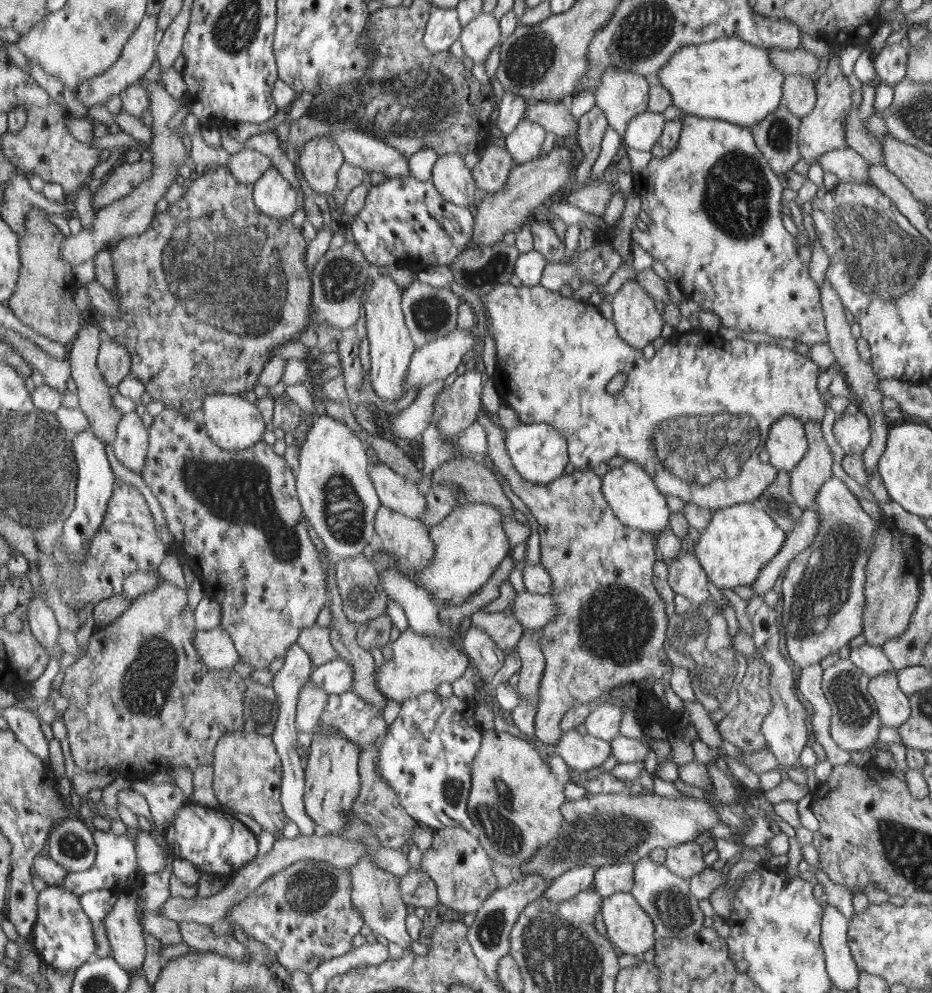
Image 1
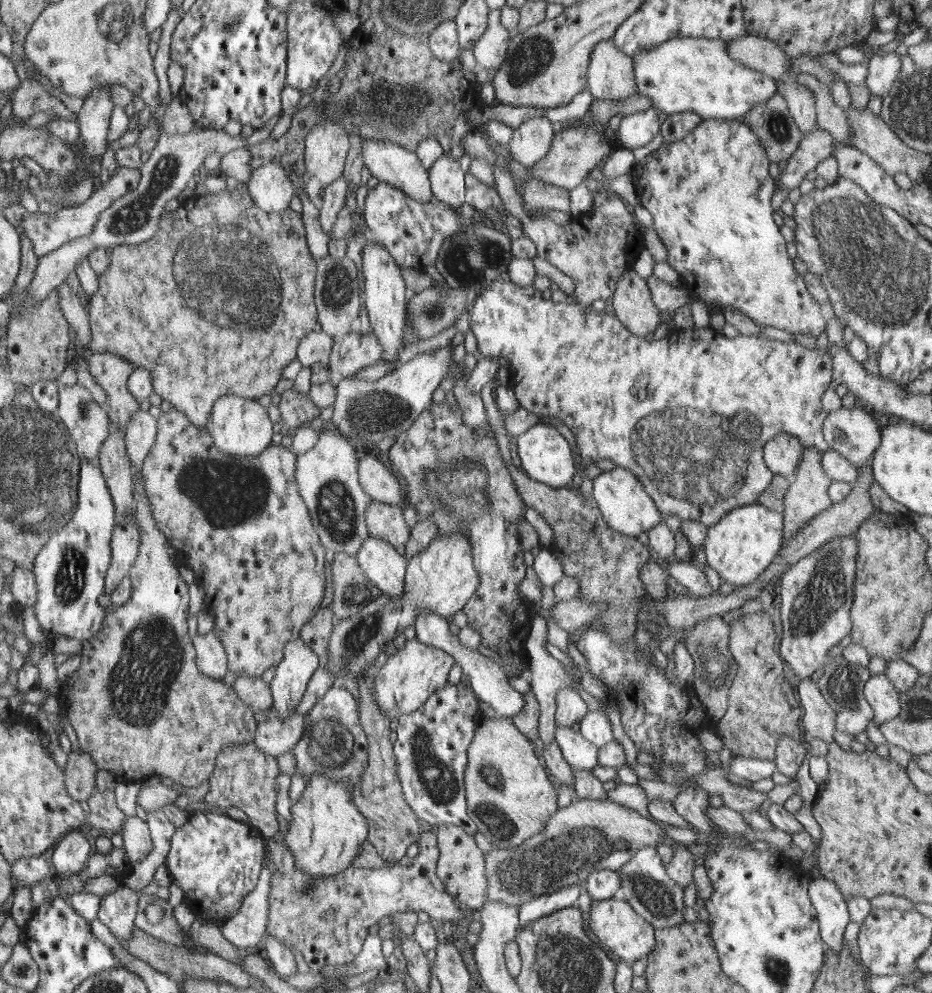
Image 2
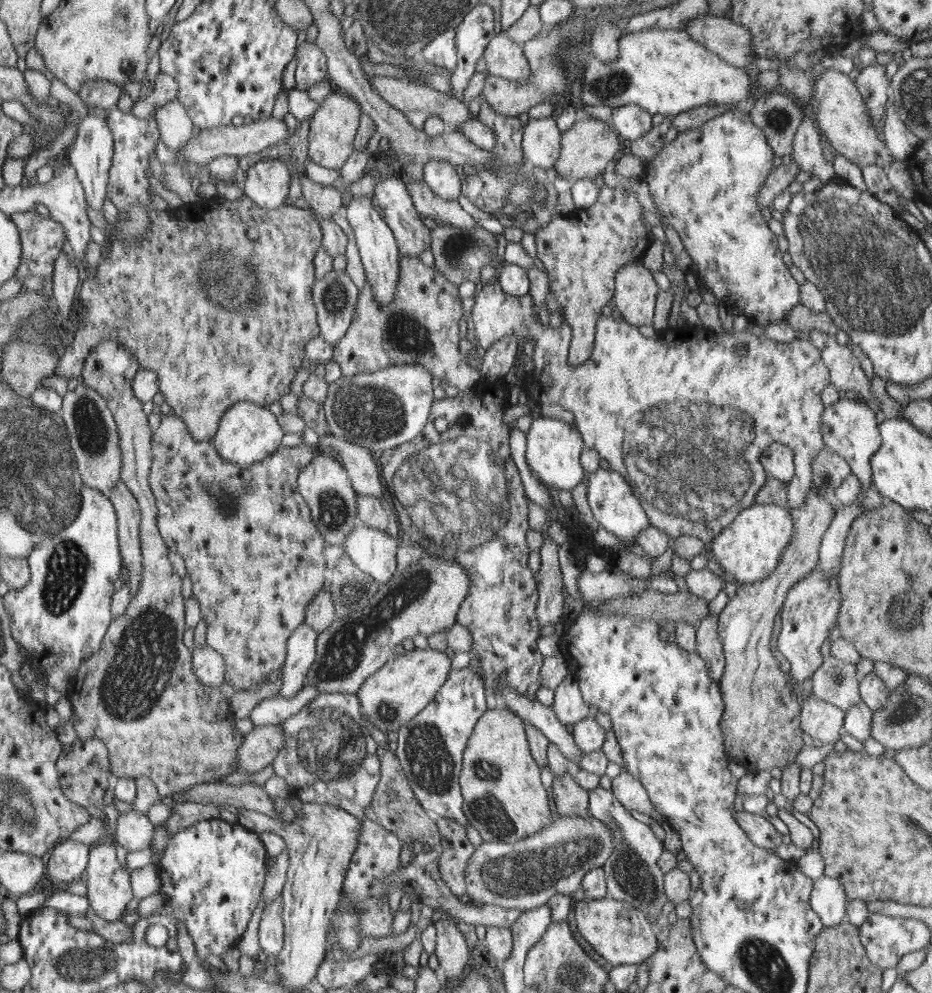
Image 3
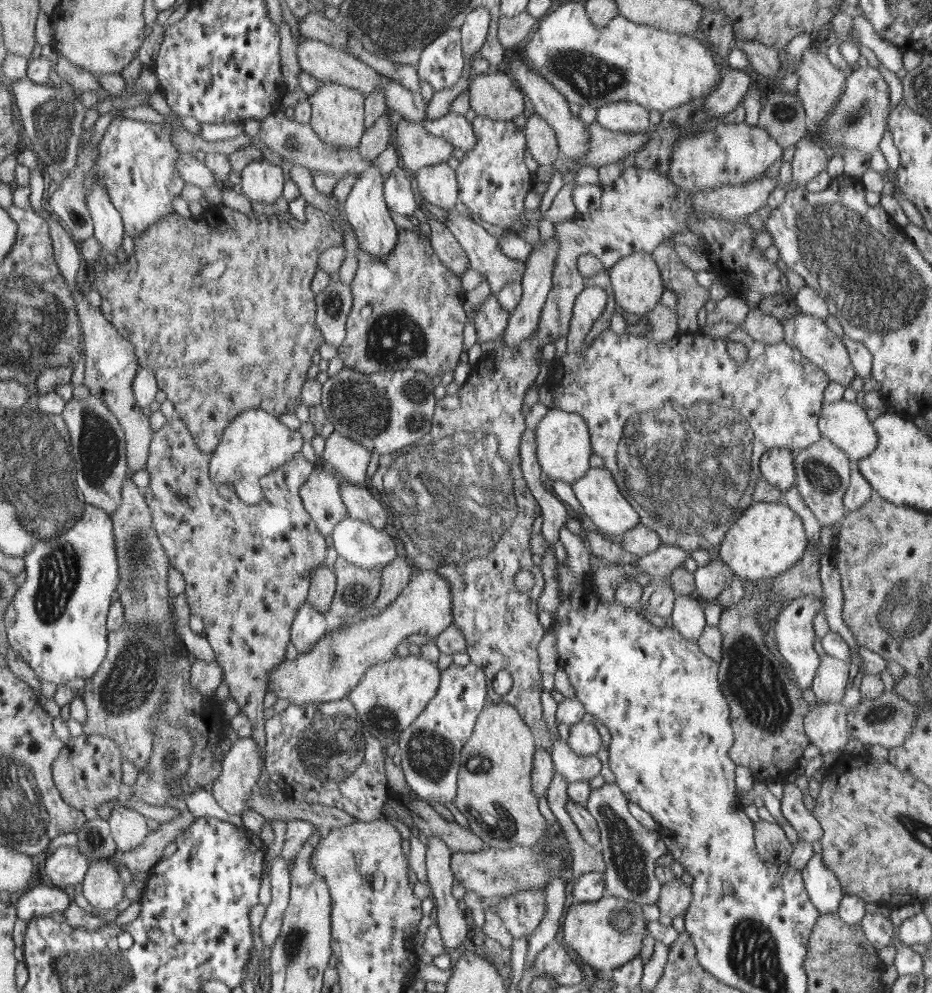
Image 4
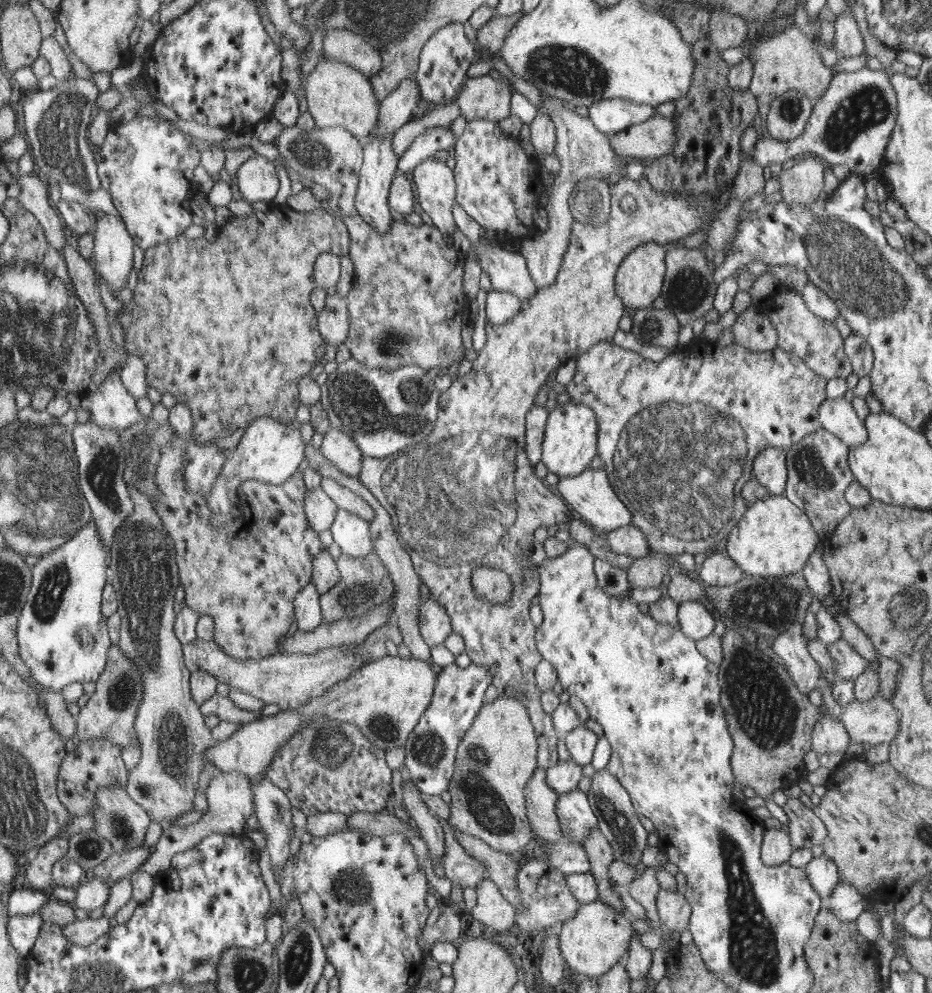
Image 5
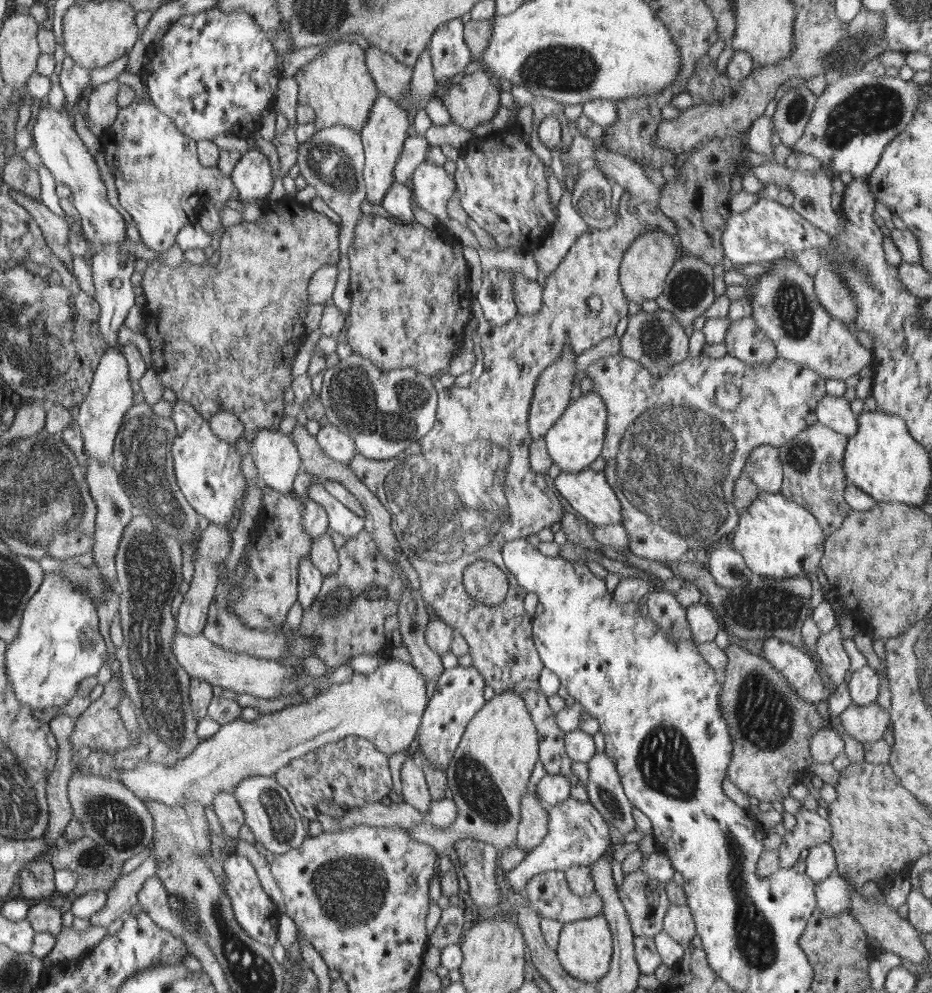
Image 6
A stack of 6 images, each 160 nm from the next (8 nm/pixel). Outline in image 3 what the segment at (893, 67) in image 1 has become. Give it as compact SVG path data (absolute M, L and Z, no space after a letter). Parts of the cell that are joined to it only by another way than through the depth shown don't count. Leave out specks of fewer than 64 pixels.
M876 62L863 66L855 77L854 86L868 110L868 117L876 123L881 118L887 102L889 83L885 79L884 66Z

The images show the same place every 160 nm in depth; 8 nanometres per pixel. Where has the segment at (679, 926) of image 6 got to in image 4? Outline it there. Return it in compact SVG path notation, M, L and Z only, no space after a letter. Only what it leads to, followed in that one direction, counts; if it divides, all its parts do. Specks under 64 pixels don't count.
M679 877L660 885L657 902L654 904L660 915L673 919L675 916L683 916L691 899L690 886L686 886Z

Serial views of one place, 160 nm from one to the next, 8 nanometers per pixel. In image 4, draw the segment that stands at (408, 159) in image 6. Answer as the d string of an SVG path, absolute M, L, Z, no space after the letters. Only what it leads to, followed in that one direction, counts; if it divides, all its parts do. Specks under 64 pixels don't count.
M447 112L435 120L422 120L422 125L427 134L443 138L457 150L471 151L476 144L472 123L463 115Z

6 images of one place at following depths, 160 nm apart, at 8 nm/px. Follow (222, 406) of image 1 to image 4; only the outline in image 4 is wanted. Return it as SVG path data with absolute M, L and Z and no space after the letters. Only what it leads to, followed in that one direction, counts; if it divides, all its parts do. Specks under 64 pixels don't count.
M247 409L229 422L220 443L211 452L209 475L213 481L225 484L234 484L241 478L254 478L260 481L289 462L296 456L295 452L299 452L299 448L301 448L301 436L297 430L289 430L268 411Z

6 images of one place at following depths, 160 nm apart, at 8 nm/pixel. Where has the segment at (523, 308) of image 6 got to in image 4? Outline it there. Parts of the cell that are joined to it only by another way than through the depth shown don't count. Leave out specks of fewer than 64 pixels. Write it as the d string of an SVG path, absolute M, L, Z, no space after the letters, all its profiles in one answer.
M454 208L445 211L447 219L443 224L451 231L459 246L464 250L470 267L485 276L490 293L496 294L506 283L521 281L524 270L527 268L523 261L505 256L498 247L497 239L489 235L480 225L468 219L467 215L459 214Z

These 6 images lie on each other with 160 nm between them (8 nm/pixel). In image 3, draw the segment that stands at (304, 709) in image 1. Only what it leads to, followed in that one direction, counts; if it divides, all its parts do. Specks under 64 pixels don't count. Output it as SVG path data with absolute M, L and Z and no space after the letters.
M280 723L255 726L244 735L243 744L237 750L237 769L257 773L272 765L276 752L284 743Z

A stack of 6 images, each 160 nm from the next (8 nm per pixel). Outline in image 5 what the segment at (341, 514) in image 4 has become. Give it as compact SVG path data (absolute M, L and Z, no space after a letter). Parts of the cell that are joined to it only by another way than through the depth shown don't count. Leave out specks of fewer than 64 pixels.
M320 487L308 490L304 497L304 514L307 516L308 525L314 531L327 530L338 509L336 503Z

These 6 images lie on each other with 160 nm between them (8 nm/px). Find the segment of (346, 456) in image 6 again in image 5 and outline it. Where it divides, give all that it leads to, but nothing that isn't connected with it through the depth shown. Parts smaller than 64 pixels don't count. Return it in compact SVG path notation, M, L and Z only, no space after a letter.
M330 427L323 434L323 441L319 449L320 453L329 462L332 462L341 474L357 477L364 456L355 441L345 435L343 431Z

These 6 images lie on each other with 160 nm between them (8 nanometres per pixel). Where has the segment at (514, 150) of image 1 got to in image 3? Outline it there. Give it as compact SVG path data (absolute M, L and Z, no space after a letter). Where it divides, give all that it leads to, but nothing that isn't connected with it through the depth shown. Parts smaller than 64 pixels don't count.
M530 117L522 127L521 148L529 167L552 168L560 152L560 132L553 118Z

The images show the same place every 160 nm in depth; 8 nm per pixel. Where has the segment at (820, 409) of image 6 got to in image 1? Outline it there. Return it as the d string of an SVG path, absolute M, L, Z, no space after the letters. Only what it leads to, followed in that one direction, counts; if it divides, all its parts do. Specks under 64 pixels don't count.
M861 410L841 418L836 416L832 432L845 455L861 455L870 441L868 420Z

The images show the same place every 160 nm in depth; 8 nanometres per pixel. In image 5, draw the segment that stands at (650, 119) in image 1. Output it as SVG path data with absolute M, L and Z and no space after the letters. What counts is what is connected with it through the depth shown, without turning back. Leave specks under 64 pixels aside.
M622 98L599 100L599 102L590 104L587 109L591 124L606 136L643 122L656 114L654 112L654 106L635 104Z

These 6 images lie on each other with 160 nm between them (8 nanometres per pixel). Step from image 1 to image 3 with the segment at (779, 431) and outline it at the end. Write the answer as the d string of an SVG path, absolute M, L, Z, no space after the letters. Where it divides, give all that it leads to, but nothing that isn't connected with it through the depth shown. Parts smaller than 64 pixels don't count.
M773 442L761 453L760 463L767 477L788 483L793 476L792 452L783 443Z

